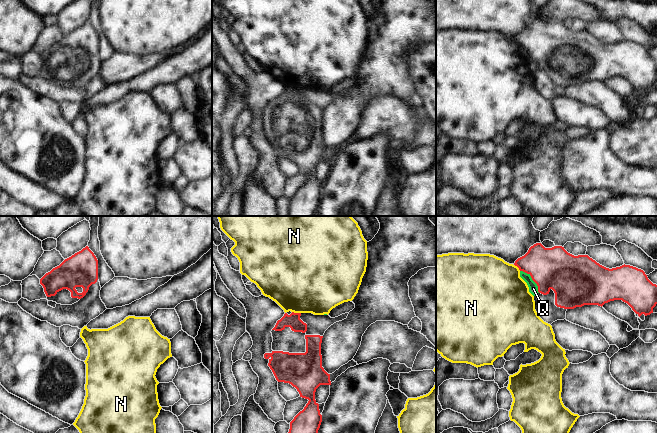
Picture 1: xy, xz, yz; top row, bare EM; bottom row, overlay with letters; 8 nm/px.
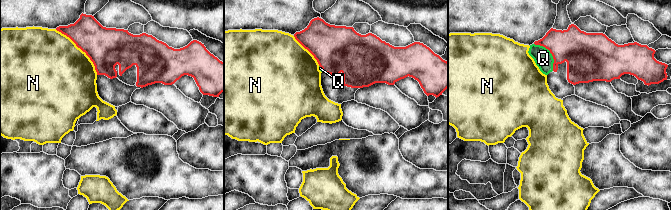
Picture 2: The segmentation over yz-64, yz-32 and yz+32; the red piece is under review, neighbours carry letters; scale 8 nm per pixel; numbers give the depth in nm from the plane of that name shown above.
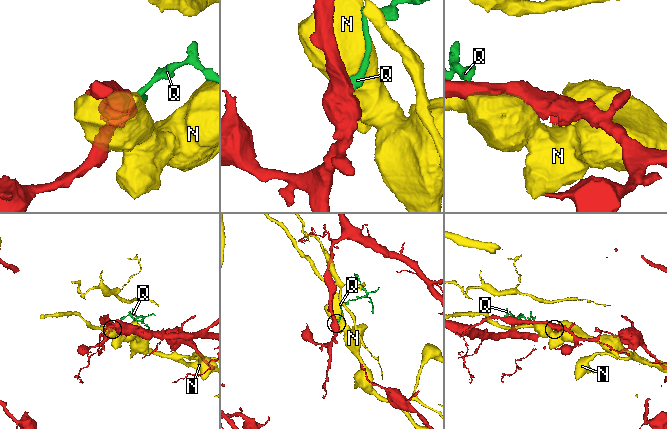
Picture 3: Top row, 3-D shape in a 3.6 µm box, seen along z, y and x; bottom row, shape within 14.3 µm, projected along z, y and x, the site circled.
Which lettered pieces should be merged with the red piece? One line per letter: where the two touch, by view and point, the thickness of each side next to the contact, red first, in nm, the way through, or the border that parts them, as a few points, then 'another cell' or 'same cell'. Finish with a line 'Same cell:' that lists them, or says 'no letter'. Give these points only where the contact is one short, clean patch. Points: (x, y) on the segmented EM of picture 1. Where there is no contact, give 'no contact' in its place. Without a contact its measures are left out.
N: xz (296, 313) | 120/480 nm | another cell
Q: yz (532, 279) | 340/80 nm | along yz (520, 270), (530, 276), (539, 292) | another cell
Same cell: no letter

